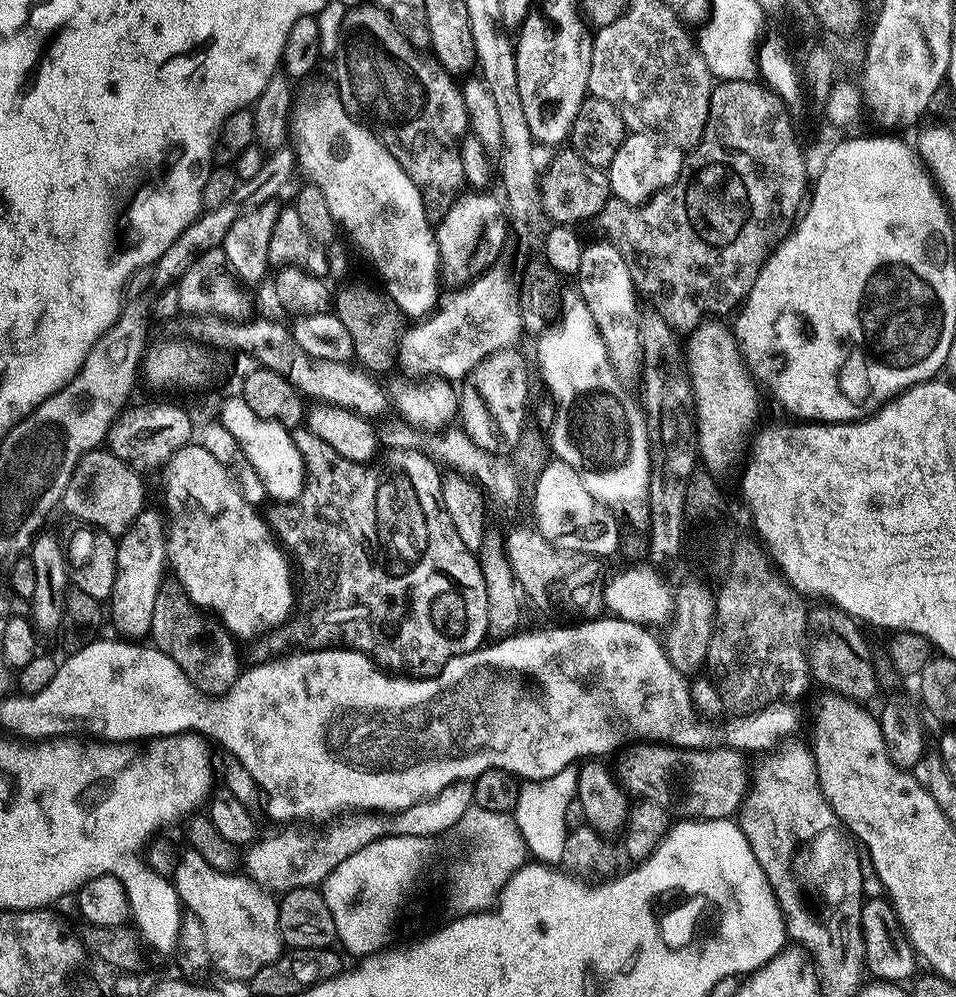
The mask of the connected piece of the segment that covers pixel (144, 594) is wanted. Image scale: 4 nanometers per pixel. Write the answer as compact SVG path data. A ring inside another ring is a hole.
M144 510L137 516L123 535L116 541L117 546L117 570L114 574L114 584L110 605L110 624L117 628L121 637L127 638L132 642L140 642L145 639L152 631L152 619L154 618L154 602L158 598L164 578L162 572L166 570L166 559L164 553L163 524L159 511L149 512Z

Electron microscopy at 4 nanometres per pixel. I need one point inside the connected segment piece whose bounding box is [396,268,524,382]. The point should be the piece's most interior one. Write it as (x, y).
(471, 322)

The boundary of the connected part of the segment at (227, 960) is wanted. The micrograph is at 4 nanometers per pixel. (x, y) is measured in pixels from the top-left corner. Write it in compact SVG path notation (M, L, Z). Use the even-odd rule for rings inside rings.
M191 850L179 859L174 883L181 905L202 922L211 963L222 975L232 980L251 981L254 974L276 961L284 951L278 926L278 900L267 887L244 874L214 870L202 854Z

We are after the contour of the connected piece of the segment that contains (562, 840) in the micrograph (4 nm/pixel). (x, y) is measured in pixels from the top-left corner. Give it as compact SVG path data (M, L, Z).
M575 765L564 767L550 778L529 780L521 783L516 809L512 813L519 826L529 853L541 863L558 864L562 862L562 853L566 846L569 829L565 824L565 809L576 797L577 774Z

